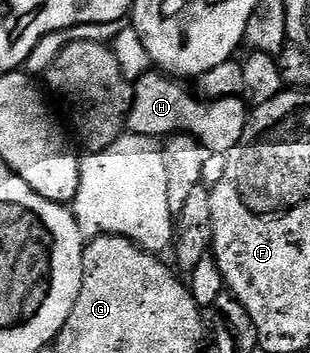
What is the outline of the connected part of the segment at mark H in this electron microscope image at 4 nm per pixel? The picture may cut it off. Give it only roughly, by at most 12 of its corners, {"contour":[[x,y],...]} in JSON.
{"contour":[[159,70],[132,86],[127,131],[234,150],[248,125],[240,96],[192,97]]}

